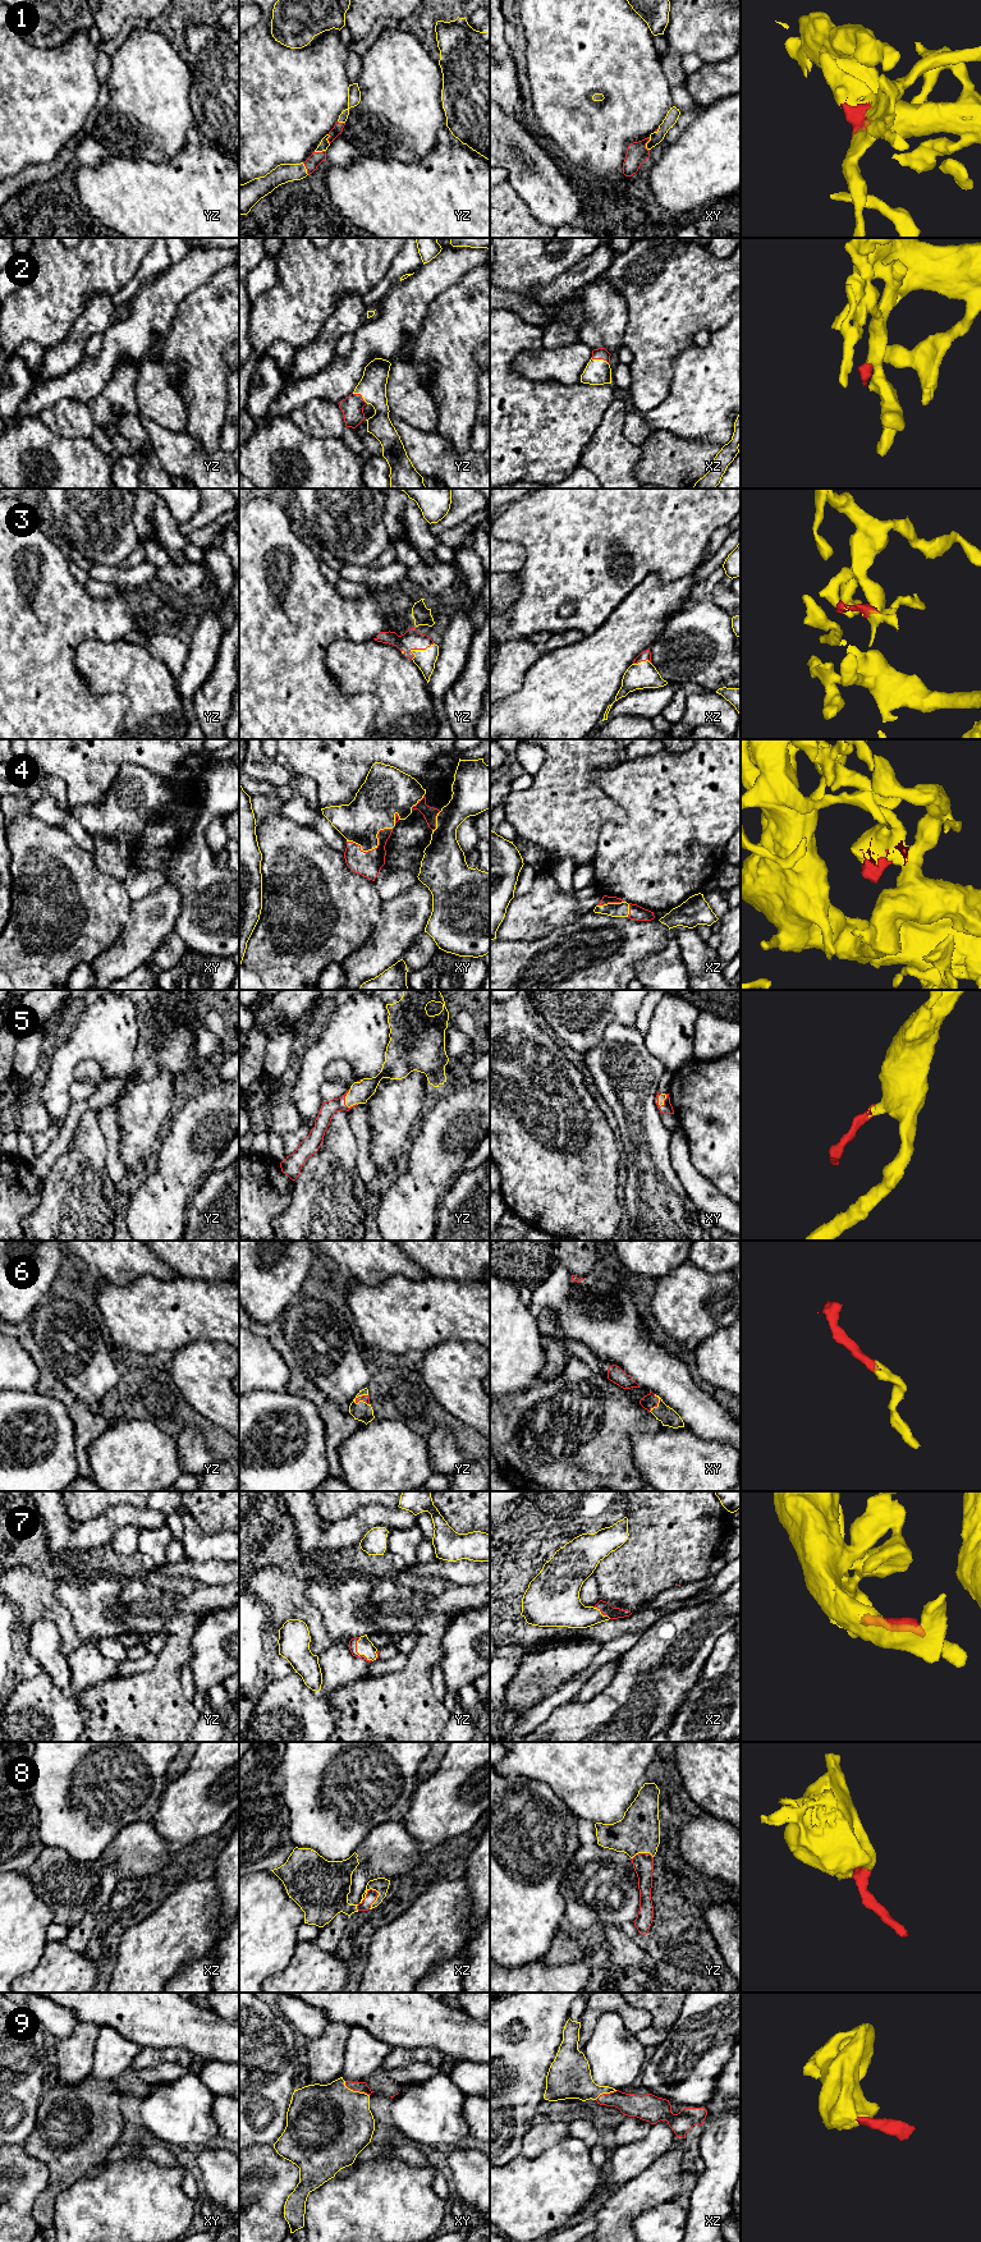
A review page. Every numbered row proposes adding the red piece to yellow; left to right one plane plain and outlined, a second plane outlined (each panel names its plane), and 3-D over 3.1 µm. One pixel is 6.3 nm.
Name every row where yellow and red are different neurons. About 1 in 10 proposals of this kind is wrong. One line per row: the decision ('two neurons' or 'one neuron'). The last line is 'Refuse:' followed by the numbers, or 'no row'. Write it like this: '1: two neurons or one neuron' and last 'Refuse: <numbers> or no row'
1: one neuron
2: one neuron
3: one neuron
4: one neuron
5: one neuron
6: one neuron
7: one neuron
8: one neuron
9: one neuron
Refuse: no row

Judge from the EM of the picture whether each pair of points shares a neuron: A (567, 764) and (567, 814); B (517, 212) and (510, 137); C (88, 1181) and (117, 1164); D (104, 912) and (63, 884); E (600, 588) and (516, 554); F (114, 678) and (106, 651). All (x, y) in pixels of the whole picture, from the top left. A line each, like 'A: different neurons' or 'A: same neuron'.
A: same neuron
B: different neurons
C: different neurons
D: same neuron
E: different neurons
F: same neuron

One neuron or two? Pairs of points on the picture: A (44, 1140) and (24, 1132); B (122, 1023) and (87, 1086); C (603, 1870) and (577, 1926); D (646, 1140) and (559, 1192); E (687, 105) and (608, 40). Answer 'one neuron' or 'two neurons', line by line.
A: two neurons
B: two neurons
C: one neuron
D: two neurons
E: two neurons

